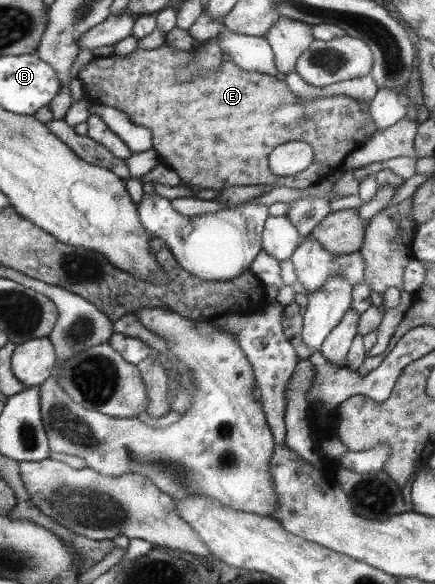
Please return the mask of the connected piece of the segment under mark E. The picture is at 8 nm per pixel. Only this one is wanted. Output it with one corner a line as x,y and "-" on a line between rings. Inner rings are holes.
165,44
160,45
153,49
143,49
136,47
131,53
127,55
111,55
110,57
93,57
83,68
80,68
76,74
76,80
81,82
83,86
84,96
89,100
95,100
97,103
108,106
110,108
115,108
125,113
129,120
135,124
135,126
142,126
149,130
152,134
151,149
158,154
161,164
165,165
167,168
171,169
181,181
183,185
188,185
191,191
197,190
207,190
213,189
221,191
225,188
231,186
255,186
259,184
267,184
273,187
285,186
297,190
304,190
305,188
317,184
318,181
326,180
327,177
342,166
344,158
355,149
359,148
370,136
373,131
376,130
373,121
369,118
368,113
368,102
362,100
359,102
354,98
349,98
348,96
325,96
323,98
310,98
309,100
303,100
302,98
296,98
294,94
289,92
287,85
284,81
279,81
276,77
261,74
257,71
246,71
239,68
233,61
232,58
223,52
219,52
219,57
217,58
220,63
210,71
195,70
195,73
187,81
178,81
176,78
176,72
180,66
188,64
191,61
197,61
197,52
195,49
189,51
177,50
176,48
171,48
-
283,142
301,142
306,143
310,149
310,161
305,170
298,172
297,175
291,176
275,176
271,174
271,171
267,166
267,156
271,152
271,148
275,148
277,144
283,144

